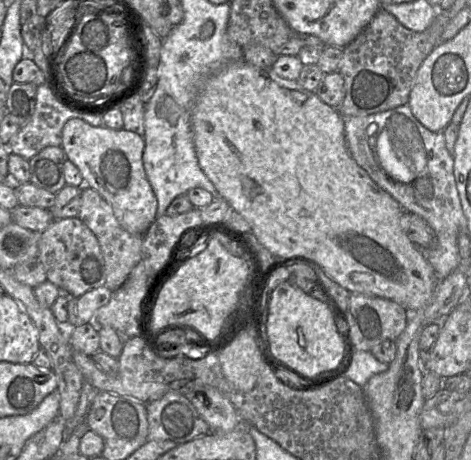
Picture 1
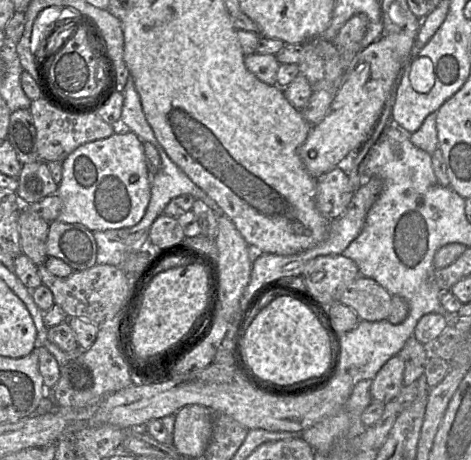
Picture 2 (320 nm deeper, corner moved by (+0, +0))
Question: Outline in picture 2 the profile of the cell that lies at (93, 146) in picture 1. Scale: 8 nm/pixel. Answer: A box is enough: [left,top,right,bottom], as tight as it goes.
[56,132,151,232]

